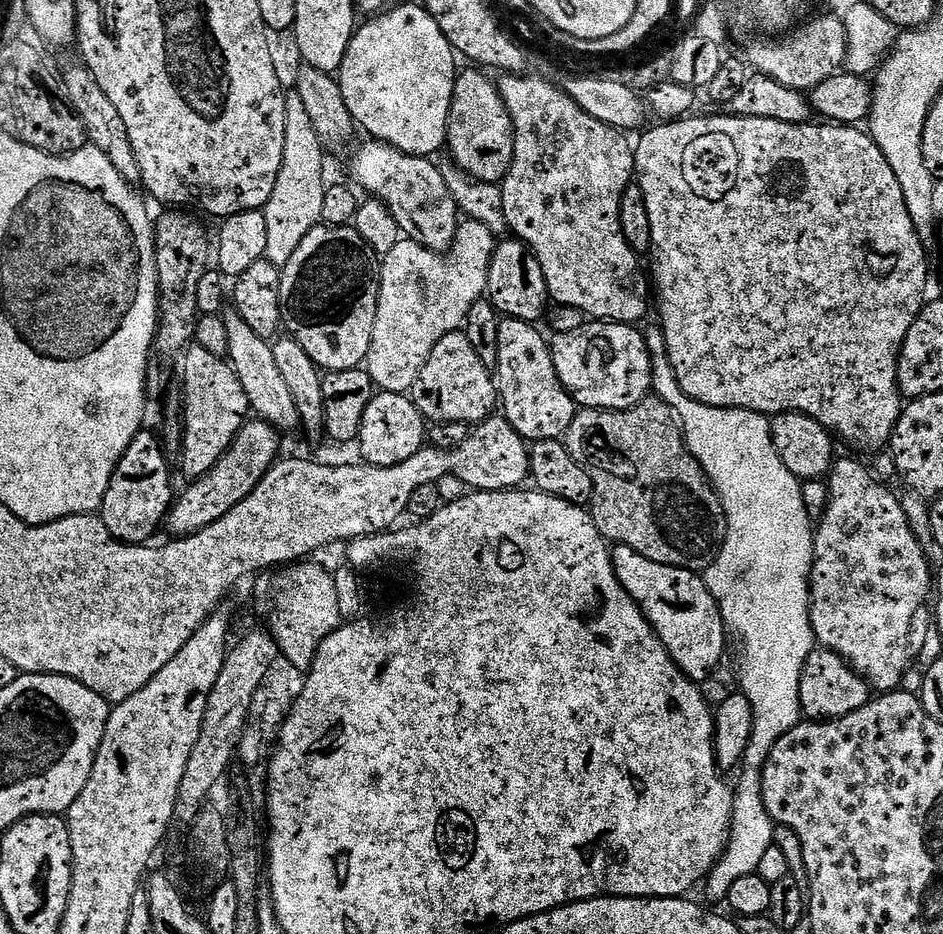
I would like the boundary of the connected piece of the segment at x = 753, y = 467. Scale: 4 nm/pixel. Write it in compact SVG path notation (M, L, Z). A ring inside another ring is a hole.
M658 324L645 327L644 341L652 358L652 389L659 395L675 414L681 425L684 443L696 461L702 466L718 493L723 504L724 516L727 519L727 530L724 544L709 568L705 568L702 577L710 594L717 600L721 616L727 625L727 631L740 635L740 676L739 691L750 702L754 710L754 726L750 734L750 746L746 746L746 754L739 769L740 781L735 781L732 798L732 829L728 835L728 844L724 855L713 866L706 877L708 896L712 900L727 901L730 886L738 882L738 878L755 876L758 862L766 850L774 843L772 815L766 810L766 802L762 798L762 774L766 762L770 758L770 750L790 730L802 723L799 702L799 688L796 676L801 676L805 668L806 658L815 651L818 641L813 634L809 621L812 593L809 591L812 578L812 555L815 529L807 508L804 504L801 481L786 469L781 456L774 446L771 419L756 411L741 408L712 407L700 403L682 390L667 354L667 346L662 327Z

